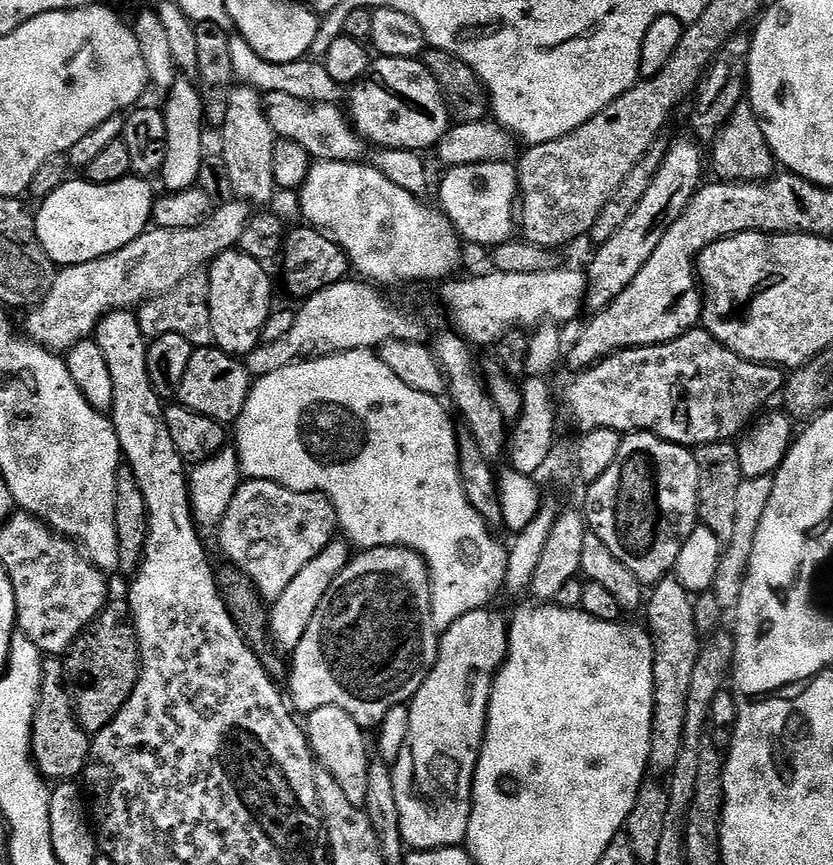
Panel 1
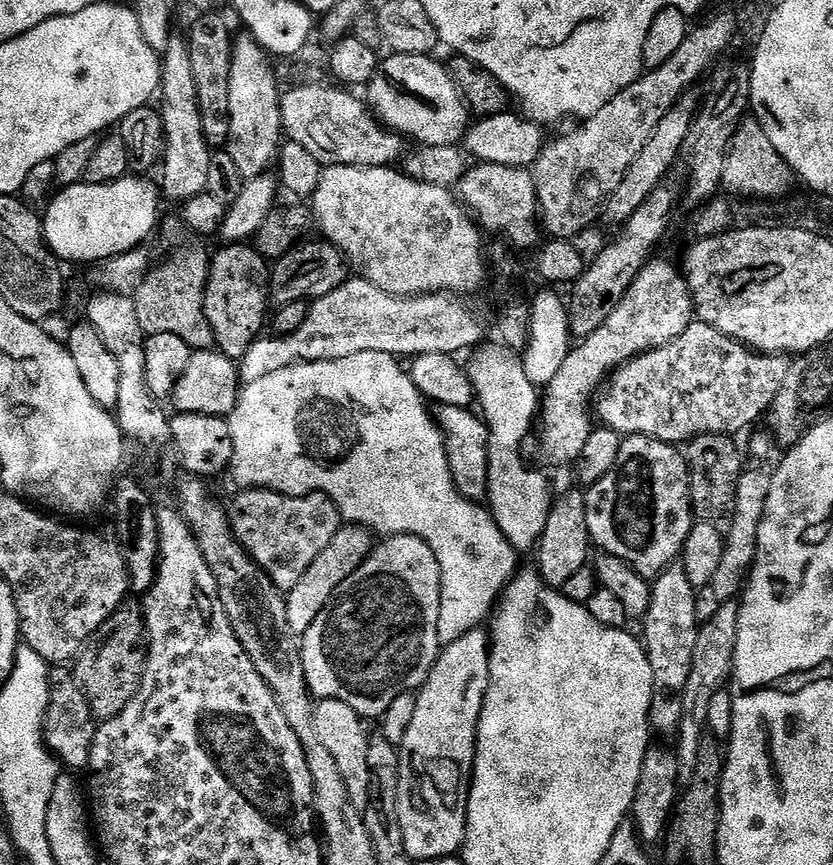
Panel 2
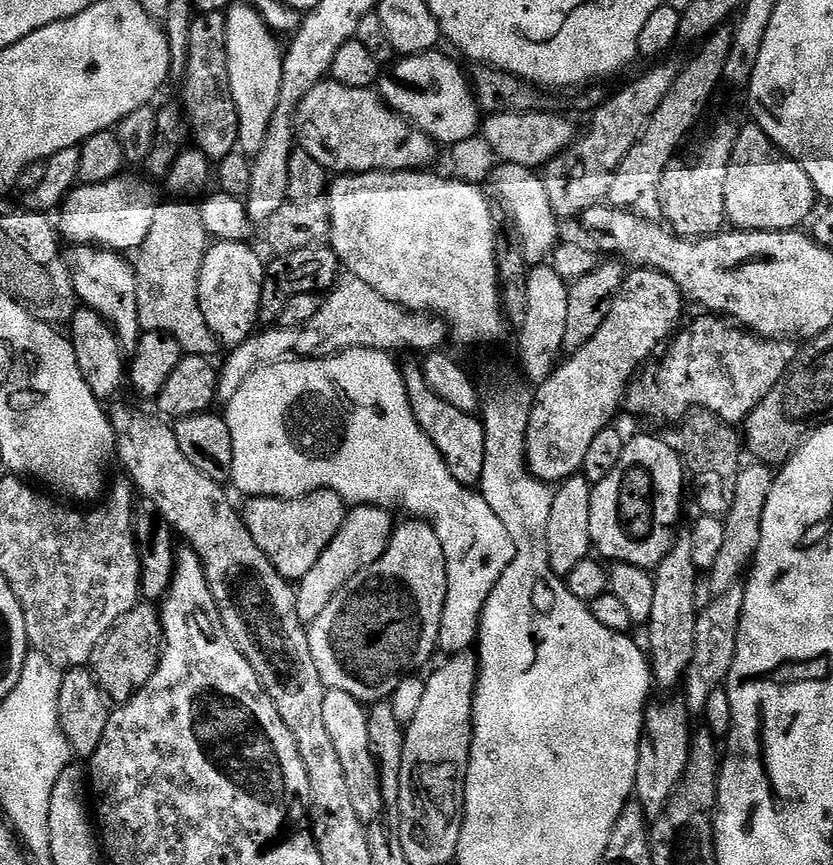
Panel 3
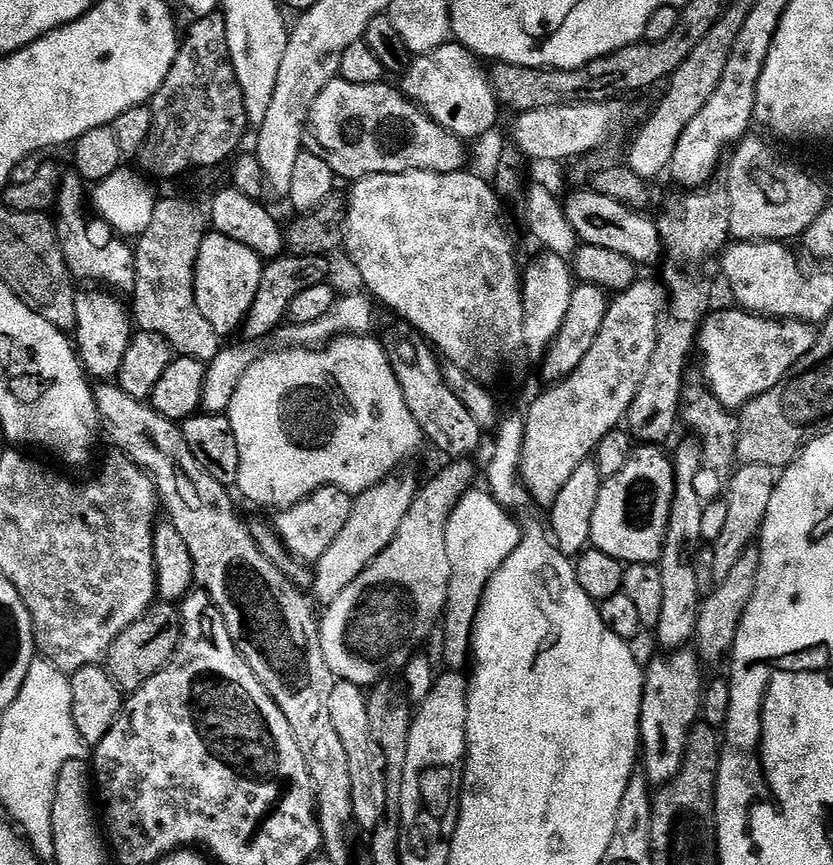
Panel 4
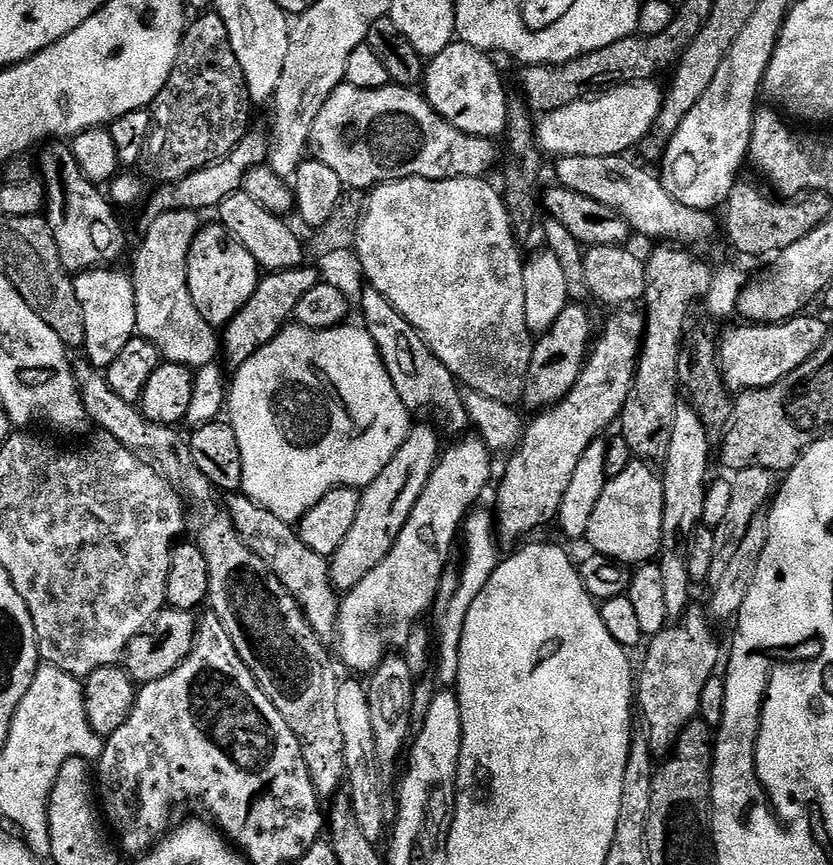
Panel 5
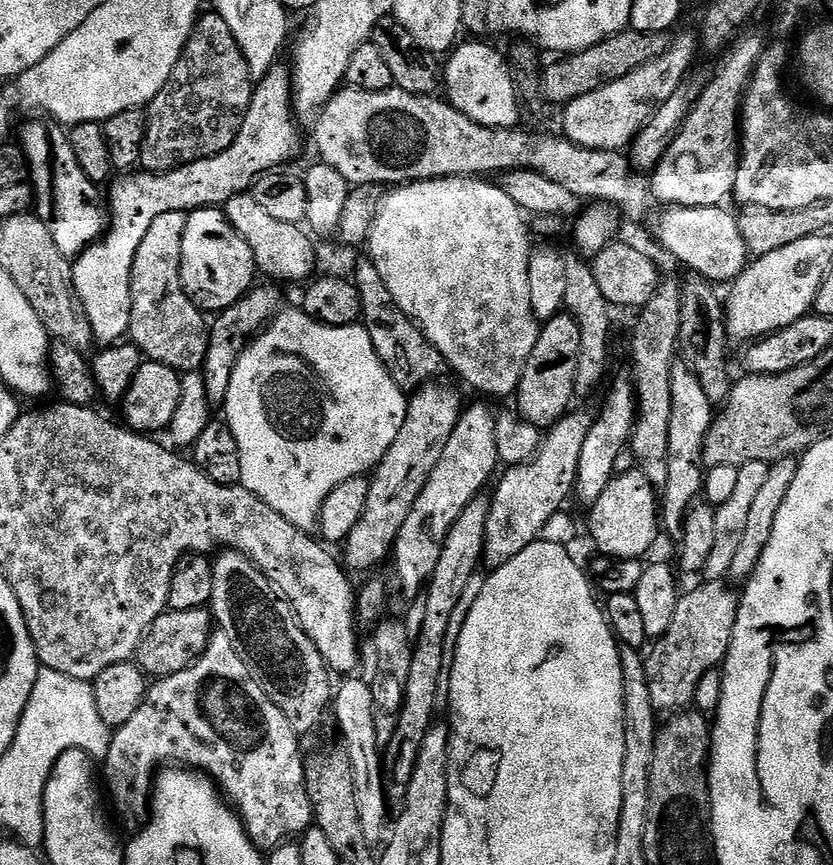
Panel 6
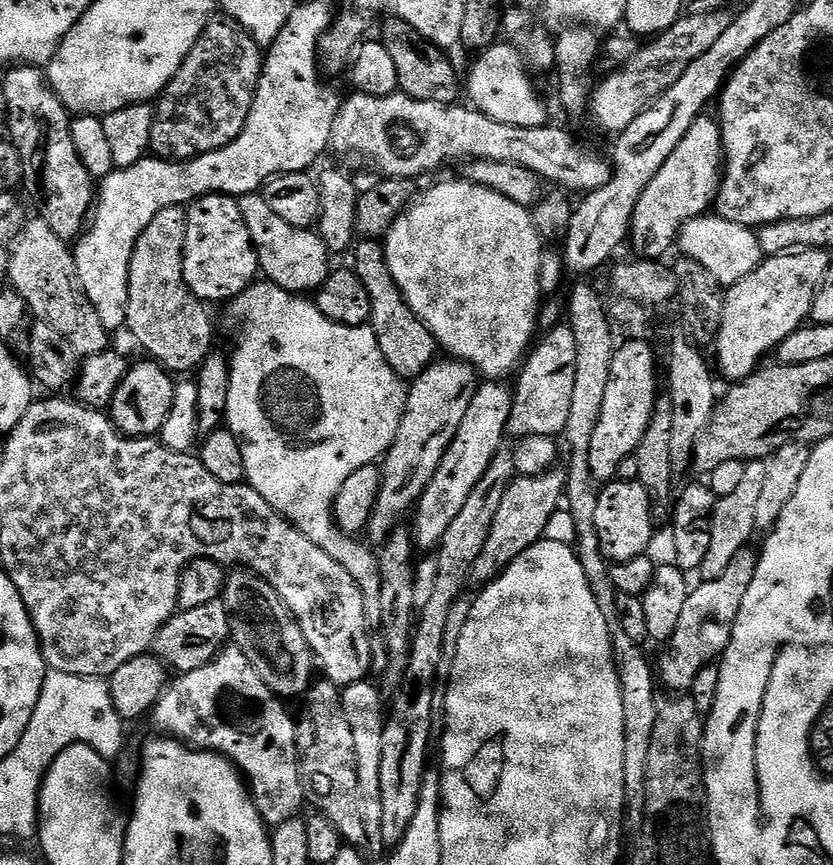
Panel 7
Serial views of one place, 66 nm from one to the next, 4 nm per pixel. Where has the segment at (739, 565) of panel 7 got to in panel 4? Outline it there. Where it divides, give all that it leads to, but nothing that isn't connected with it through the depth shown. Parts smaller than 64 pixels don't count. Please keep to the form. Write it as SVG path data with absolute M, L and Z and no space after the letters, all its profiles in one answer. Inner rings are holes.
M691 647L660 655L664 656L646 664L640 711L638 760L652 786L669 784L680 773L688 749L688 735L701 719L700 700L706 687L705 681L700 681L702 661Z

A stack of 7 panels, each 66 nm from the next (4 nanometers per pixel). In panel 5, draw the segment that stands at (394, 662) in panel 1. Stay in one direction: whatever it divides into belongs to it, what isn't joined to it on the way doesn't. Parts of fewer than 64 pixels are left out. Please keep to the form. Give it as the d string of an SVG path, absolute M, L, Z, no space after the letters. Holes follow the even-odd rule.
M465 434L449 444L452 445L449 448L447 445L441 451L436 468L430 474L430 482L426 482L426 490L422 490L422 498L414 502L414 510L410 510L410 518L406 518L406 526L402 526L402 534L398 534L398 542L394 542L390 554L386 554L386 558L382 558L382 562L378 562L378 566L374 566L374 570L370 570L370 574L366 574L366 578L358 582L358 586L343 593L334 633L337 652L335 655L338 660L340 655L339 663L341 665L344 663L352 671L349 673L370 674L393 650L404 649L410 638L410 630L414 630L414 626L421 623L420 615L427 608L431 609L435 603L440 578L446 567L444 556L451 554L452 543L455 540L457 543L458 533L468 513L473 511L475 504L472 503L487 490L488 483L492 480L494 456L479 435Z

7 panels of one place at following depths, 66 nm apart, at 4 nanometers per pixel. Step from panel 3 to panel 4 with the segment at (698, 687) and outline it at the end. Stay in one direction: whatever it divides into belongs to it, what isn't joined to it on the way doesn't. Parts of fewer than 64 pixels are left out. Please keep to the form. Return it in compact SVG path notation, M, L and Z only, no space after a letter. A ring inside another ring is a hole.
M753 546L747 548L738 558L738 562L731 568L730 574L722 578L715 585L710 595L703 597L700 610L696 614L696 634L694 637L694 651L701 661L716 664L727 657L736 645L738 626L744 617L746 606L750 598L754 598L754 590L758 586L758 570L760 569L760 550Z

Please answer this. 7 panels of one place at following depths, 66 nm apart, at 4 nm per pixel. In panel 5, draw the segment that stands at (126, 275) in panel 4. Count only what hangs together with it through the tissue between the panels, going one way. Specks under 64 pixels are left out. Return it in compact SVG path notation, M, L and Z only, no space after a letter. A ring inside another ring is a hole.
M48 142L38 152L38 175L44 182L43 215L50 226L50 234L54 234L54 242L58 242L58 258L62 266L70 274L88 272L91 268L103 268L117 263L117 252L112 249L120 244L120 224L116 221L117 213L107 195L104 196L99 187L89 182L86 174L78 170L78 162L74 162L71 147L64 142Z

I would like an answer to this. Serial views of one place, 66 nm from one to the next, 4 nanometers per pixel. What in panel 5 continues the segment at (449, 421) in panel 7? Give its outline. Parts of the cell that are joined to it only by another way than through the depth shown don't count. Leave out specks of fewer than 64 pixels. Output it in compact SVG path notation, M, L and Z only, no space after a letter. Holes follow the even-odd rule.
M431 423L428 424L420 424L417 428L416 425L409 427L406 442L402 442L402 446L398 446L398 454L394 454L394 458L390 458L386 470L382 470L382 474L378 474L378 478L374 478L374 482L363 485L354 524L347 531L342 546L338 546L338 550L330 557L328 565L328 573L337 593L343 594L354 586L358 586L358 582L362 582L362 578L366 578L366 574L370 574L370 570L374 570L374 566L378 566L378 562L382 562L382 558L386 558L386 554L390 554L394 542L398 542L398 534L402 534L402 526L406 526L406 518L410 518L410 510L414 510L414 502L418 502L418 498L422 498L422 490L426 490L426 482L430 482L430 474L436 468L436 462L440 459L442 451L441 433Z

